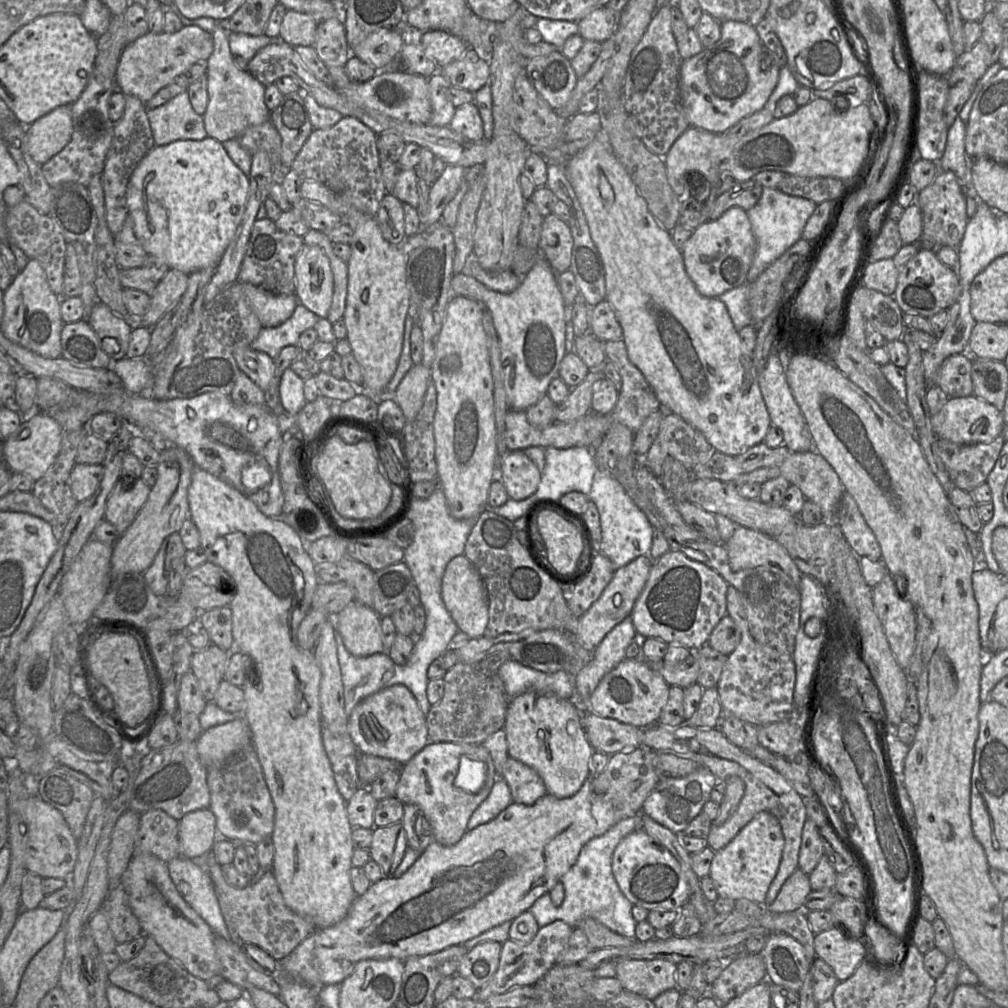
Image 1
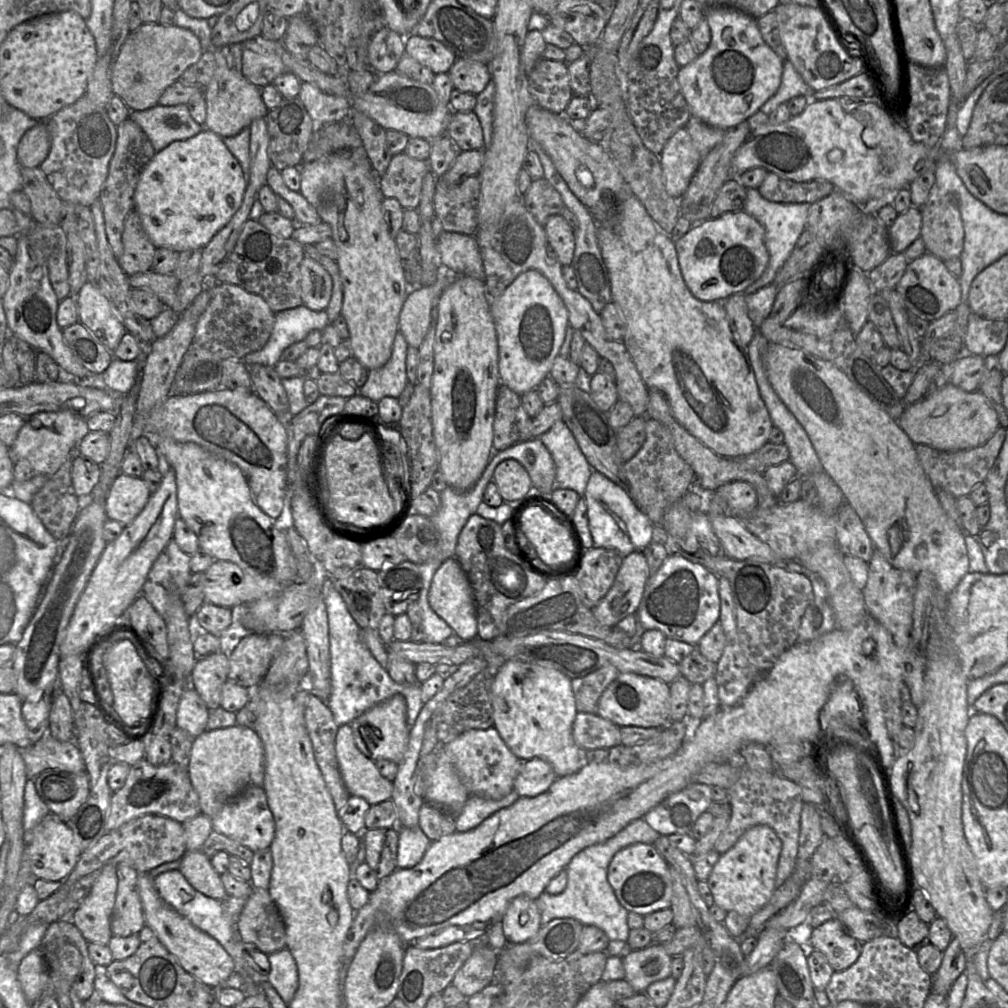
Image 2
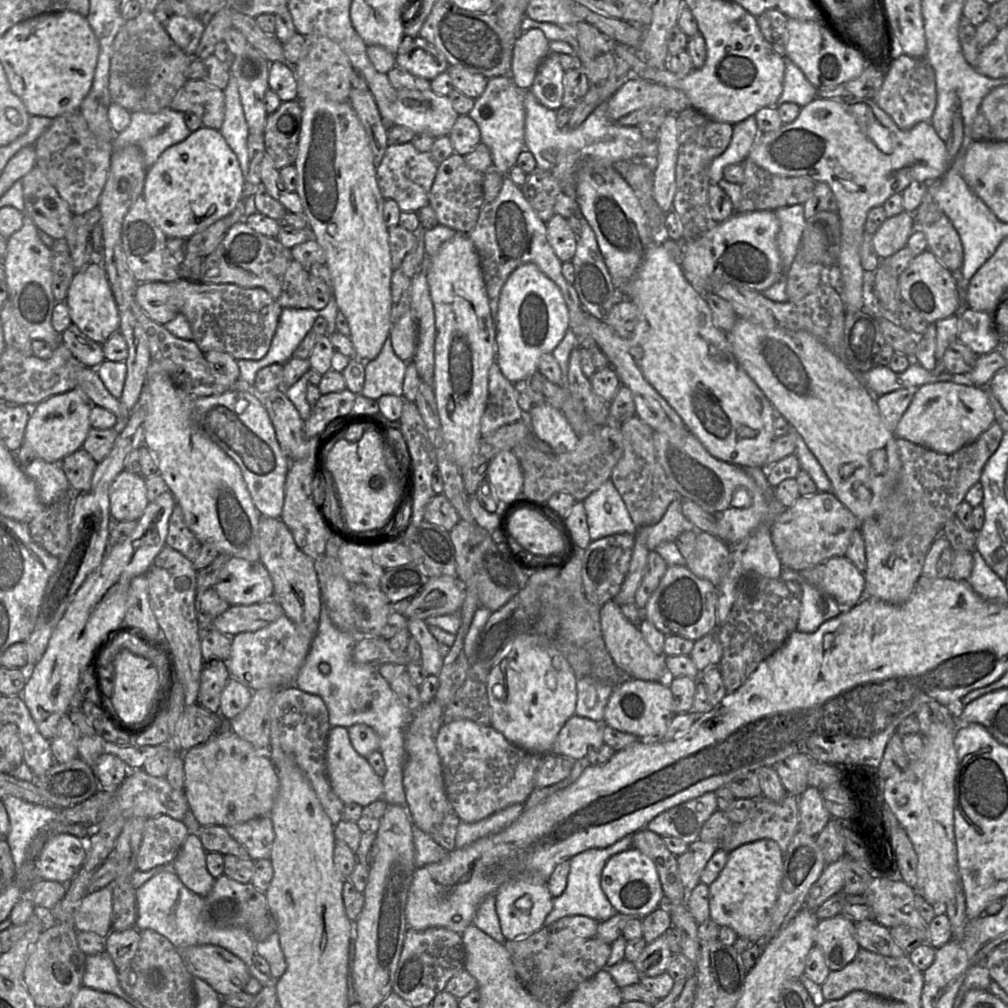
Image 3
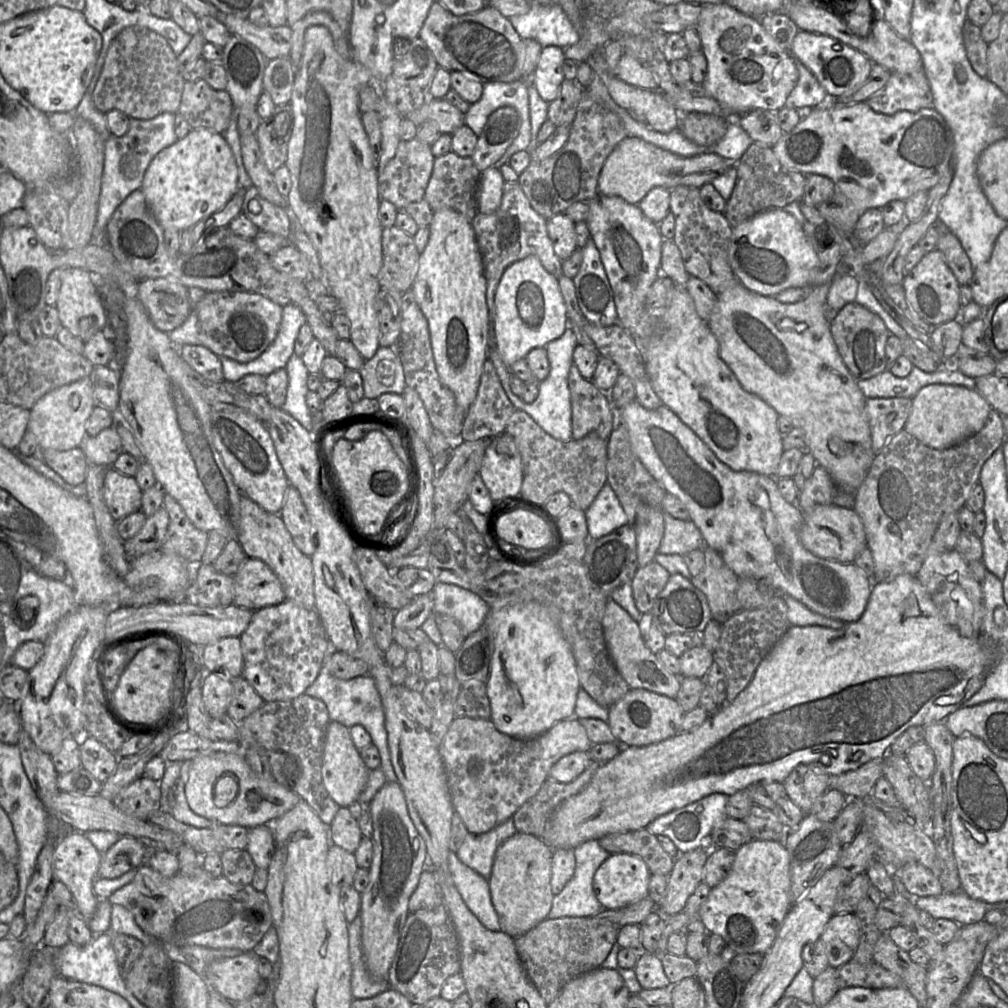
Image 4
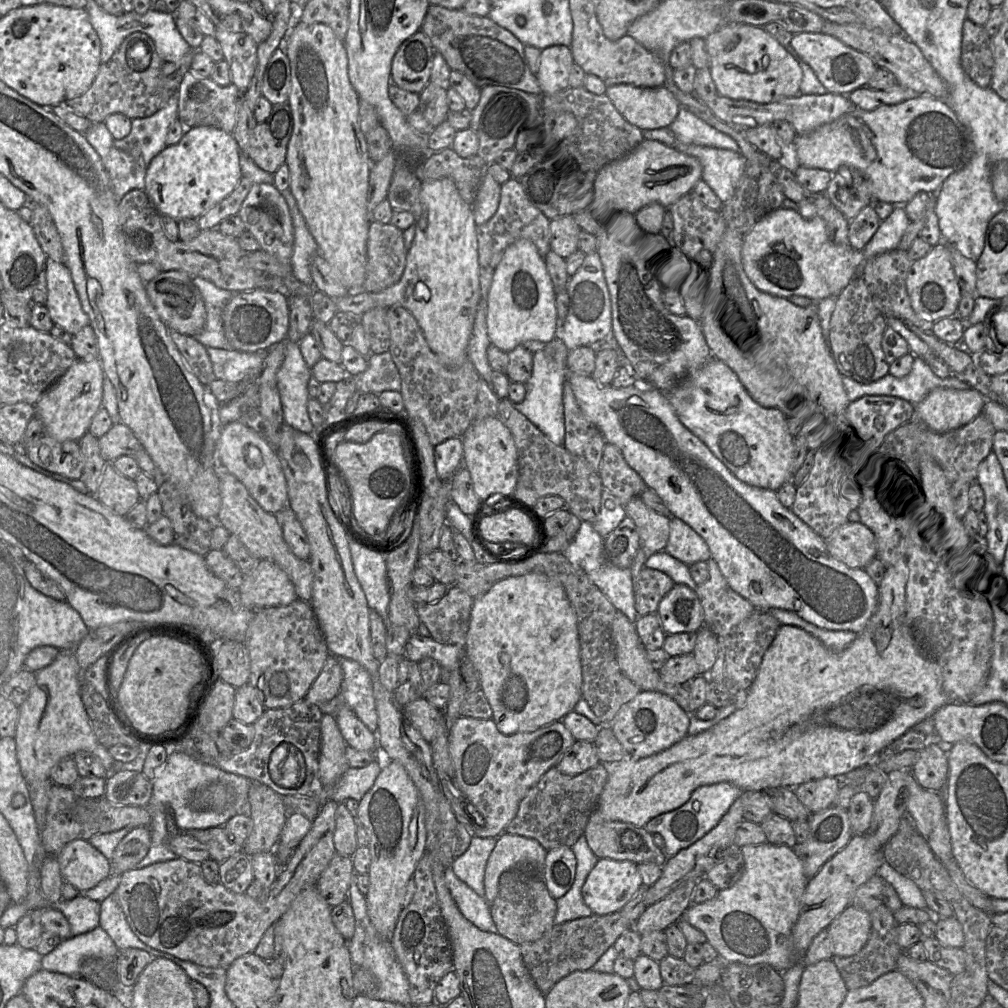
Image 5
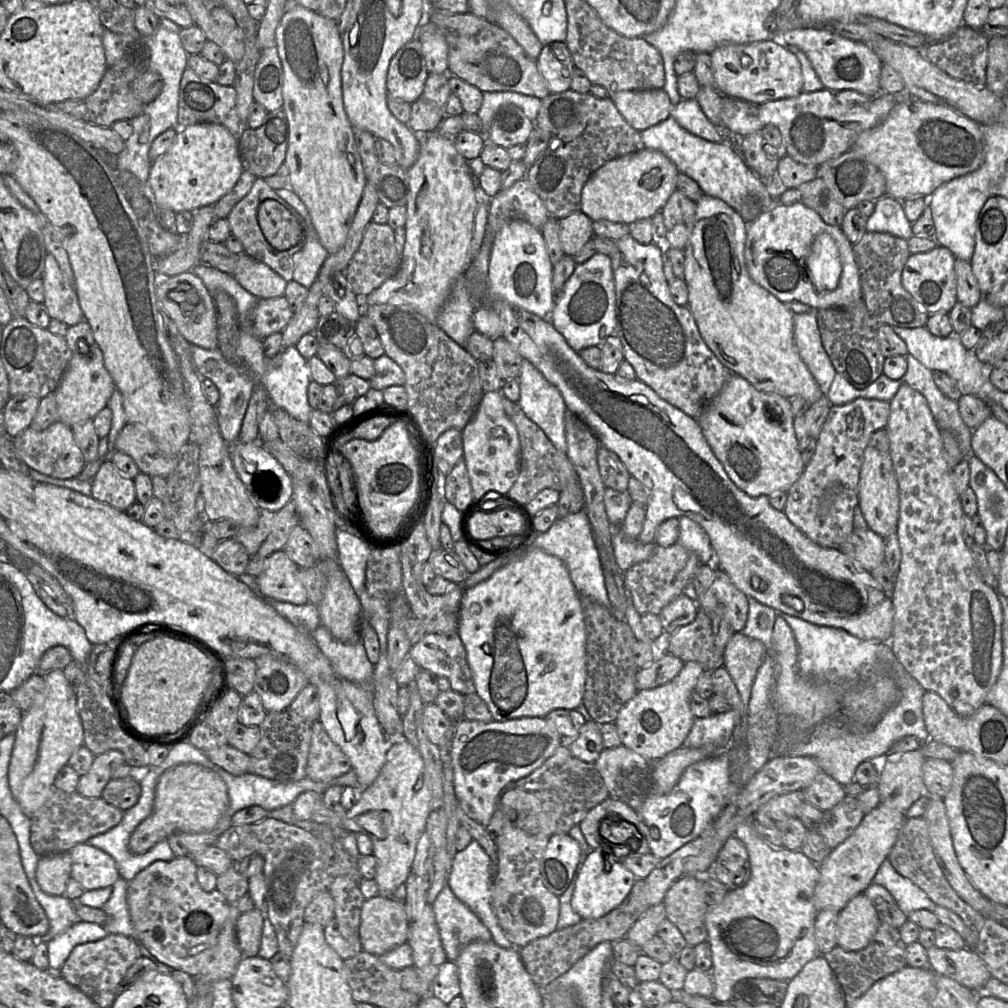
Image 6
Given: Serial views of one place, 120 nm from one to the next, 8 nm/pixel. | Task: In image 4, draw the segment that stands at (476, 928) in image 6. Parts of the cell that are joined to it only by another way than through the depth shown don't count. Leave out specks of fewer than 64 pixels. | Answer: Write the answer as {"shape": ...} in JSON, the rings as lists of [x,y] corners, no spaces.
{"shape":[[[454,852],[448,854],[448,866],[454,885],[467,908],[485,928],[502,931],[491,901],[488,879],[463,864]]]}

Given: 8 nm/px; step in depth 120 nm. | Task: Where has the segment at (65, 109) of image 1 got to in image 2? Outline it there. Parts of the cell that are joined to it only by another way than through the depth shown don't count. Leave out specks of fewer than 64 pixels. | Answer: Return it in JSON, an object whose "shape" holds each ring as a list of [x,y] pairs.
{"shape":[[[39,121],[28,129],[17,148],[17,161],[21,168],[40,167],[47,158],[51,146],[51,137],[45,121]]]}

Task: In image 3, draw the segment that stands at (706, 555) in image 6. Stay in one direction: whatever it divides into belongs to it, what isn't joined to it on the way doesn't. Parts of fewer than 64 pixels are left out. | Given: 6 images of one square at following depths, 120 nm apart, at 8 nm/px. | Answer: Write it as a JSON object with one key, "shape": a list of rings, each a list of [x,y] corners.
{"shape":[[[677,498],[675,499],[667,508],[662,519],[652,526],[640,527],[640,534],[645,534],[645,542],[649,551],[654,551],[655,548],[665,541],[675,541],[676,538],[686,531],[697,530],[696,526],[690,522],[682,513],[682,499],[687,498]]]}

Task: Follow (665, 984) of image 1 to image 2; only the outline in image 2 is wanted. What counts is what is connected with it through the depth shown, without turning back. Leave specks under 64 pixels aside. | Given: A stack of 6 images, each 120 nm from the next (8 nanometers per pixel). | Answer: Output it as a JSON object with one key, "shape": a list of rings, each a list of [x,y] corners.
{"shape":[[[656,941],[643,949],[624,951],[621,958],[625,980],[636,993],[645,993],[651,983],[671,976],[672,956]]]}

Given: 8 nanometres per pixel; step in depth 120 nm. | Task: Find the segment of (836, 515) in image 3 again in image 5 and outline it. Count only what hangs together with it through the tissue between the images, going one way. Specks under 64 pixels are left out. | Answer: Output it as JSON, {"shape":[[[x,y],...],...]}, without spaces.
{"shape":[[[848,521],[825,539],[829,553],[851,568],[862,568],[877,556],[874,533],[862,522]]]}

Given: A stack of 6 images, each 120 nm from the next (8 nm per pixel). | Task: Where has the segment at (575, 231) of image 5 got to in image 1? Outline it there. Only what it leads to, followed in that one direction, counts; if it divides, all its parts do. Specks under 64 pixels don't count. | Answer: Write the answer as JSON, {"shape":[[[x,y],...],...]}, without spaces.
{"shape":[[[555,214],[543,218],[539,249],[556,273],[569,270],[573,238],[569,225]]]}

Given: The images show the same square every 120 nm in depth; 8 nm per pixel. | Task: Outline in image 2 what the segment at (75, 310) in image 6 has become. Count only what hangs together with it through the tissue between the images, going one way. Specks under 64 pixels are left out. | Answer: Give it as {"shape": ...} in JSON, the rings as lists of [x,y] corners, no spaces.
{"shape":[[[87,281],[76,295],[70,296],[75,296],[78,306],[79,322],[81,322],[108,351],[113,353],[118,347],[126,329],[119,317],[114,313],[107,298],[101,293],[97,284]]]}

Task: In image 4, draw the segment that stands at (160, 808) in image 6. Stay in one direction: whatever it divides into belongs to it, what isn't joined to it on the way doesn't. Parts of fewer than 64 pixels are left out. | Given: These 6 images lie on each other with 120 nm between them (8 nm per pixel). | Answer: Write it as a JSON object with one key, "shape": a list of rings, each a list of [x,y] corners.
{"shape":[[[122,836],[110,849],[102,854],[98,877],[115,879],[137,870],[147,860],[148,848],[132,836]]]}

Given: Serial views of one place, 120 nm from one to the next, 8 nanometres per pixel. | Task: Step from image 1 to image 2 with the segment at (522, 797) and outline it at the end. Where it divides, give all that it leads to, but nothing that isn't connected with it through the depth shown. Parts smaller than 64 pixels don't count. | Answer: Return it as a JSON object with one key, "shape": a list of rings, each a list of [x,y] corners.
{"shape":[[[534,758],[522,762],[513,790],[521,797],[535,797],[547,791],[557,778],[546,760]]]}

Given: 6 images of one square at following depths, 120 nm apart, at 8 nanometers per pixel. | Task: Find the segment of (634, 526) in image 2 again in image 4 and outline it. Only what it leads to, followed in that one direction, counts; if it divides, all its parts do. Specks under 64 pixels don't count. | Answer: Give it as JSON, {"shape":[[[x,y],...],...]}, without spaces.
{"shape":[[[606,482],[600,492],[585,510],[589,536],[599,539],[628,523],[627,516],[618,497]]]}

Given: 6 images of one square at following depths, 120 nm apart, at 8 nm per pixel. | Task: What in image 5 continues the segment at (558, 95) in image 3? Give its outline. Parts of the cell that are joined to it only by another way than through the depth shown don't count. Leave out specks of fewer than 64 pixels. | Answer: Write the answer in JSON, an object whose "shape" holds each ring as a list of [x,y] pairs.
{"shape":[[[553,45],[541,50],[536,77],[543,95],[569,87],[568,79],[573,63],[572,51],[568,46]]]}

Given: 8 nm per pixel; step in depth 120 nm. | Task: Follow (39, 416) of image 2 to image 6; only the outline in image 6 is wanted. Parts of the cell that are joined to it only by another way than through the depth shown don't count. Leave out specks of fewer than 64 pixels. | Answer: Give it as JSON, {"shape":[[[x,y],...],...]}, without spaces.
{"shape":[[[97,344],[88,355],[73,353],[63,376],[53,392],[58,410],[58,420],[70,427],[84,420],[93,419],[104,407],[116,389],[104,366],[103,354]]]}

